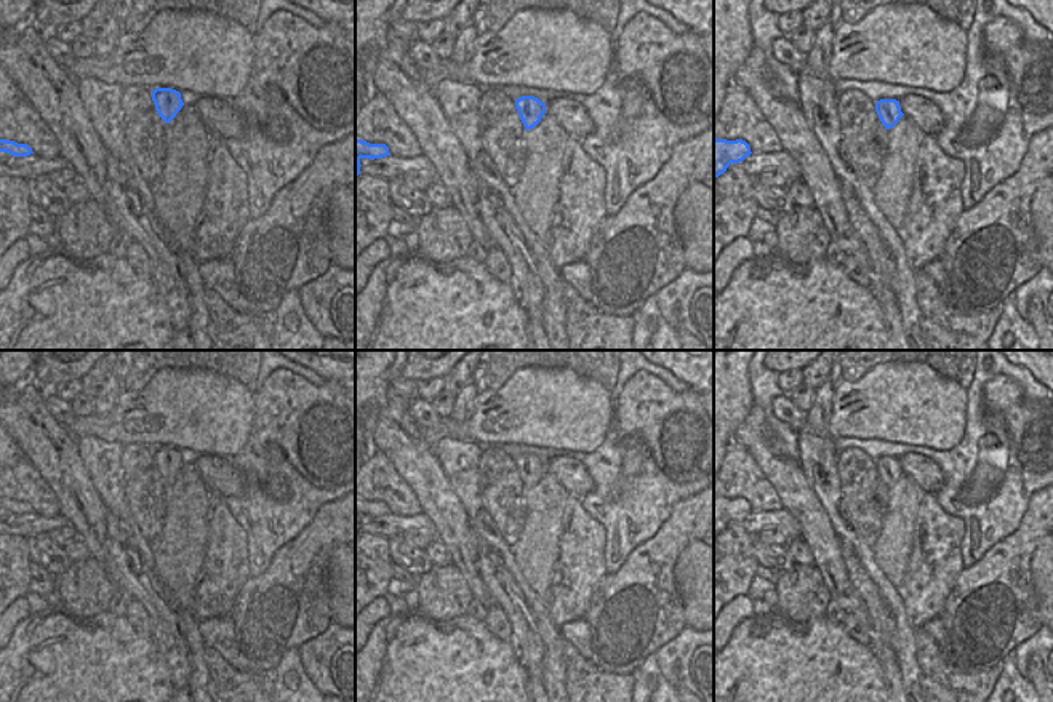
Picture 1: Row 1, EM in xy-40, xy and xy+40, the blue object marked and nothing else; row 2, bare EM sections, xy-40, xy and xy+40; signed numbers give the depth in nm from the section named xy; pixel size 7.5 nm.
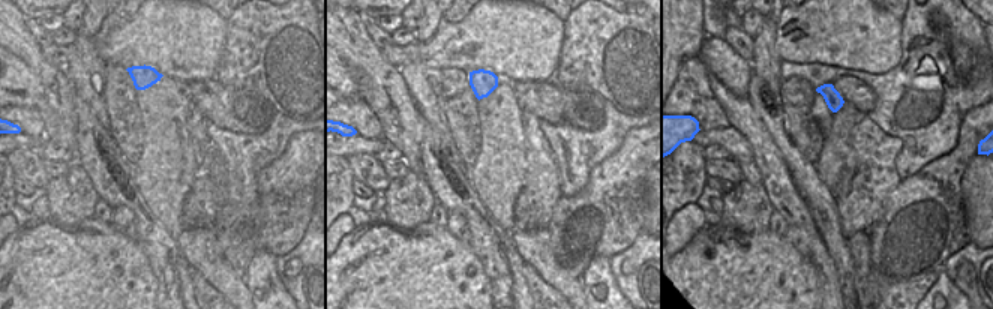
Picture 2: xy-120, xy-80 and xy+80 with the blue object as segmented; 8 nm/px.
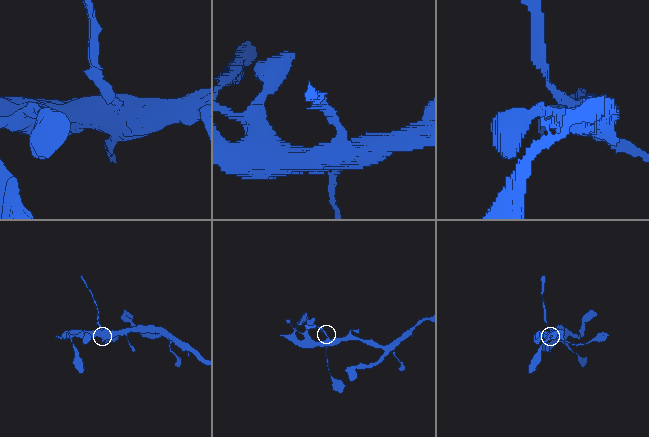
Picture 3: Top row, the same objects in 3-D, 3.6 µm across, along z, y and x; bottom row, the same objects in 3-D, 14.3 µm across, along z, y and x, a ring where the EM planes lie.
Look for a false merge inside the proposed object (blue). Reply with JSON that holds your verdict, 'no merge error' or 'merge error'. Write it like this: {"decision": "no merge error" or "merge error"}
{"decision": "merge error"}

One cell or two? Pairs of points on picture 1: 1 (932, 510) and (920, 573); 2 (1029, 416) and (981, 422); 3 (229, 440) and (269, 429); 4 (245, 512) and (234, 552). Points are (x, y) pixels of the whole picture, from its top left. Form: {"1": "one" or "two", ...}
{"1": "one", "2": "two", "3": "two", "4": "two"}

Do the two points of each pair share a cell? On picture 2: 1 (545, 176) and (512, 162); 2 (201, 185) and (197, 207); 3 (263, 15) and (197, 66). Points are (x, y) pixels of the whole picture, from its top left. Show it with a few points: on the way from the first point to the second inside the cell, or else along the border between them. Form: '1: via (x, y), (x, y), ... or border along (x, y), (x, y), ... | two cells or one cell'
1: border along (524, 134), (527, 168), (524, 186), (516, 203) | two cells
2: via (201, 191), (201, 201) | one cell
3: border along (225, 20), (225, 45), (215, 78) | two cells

